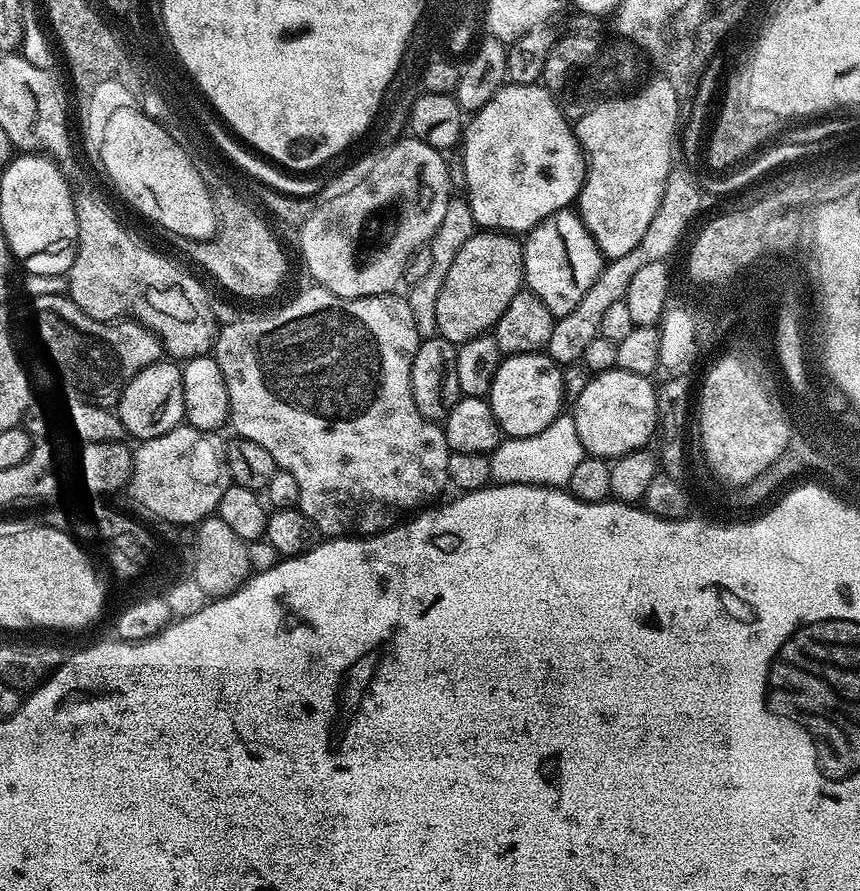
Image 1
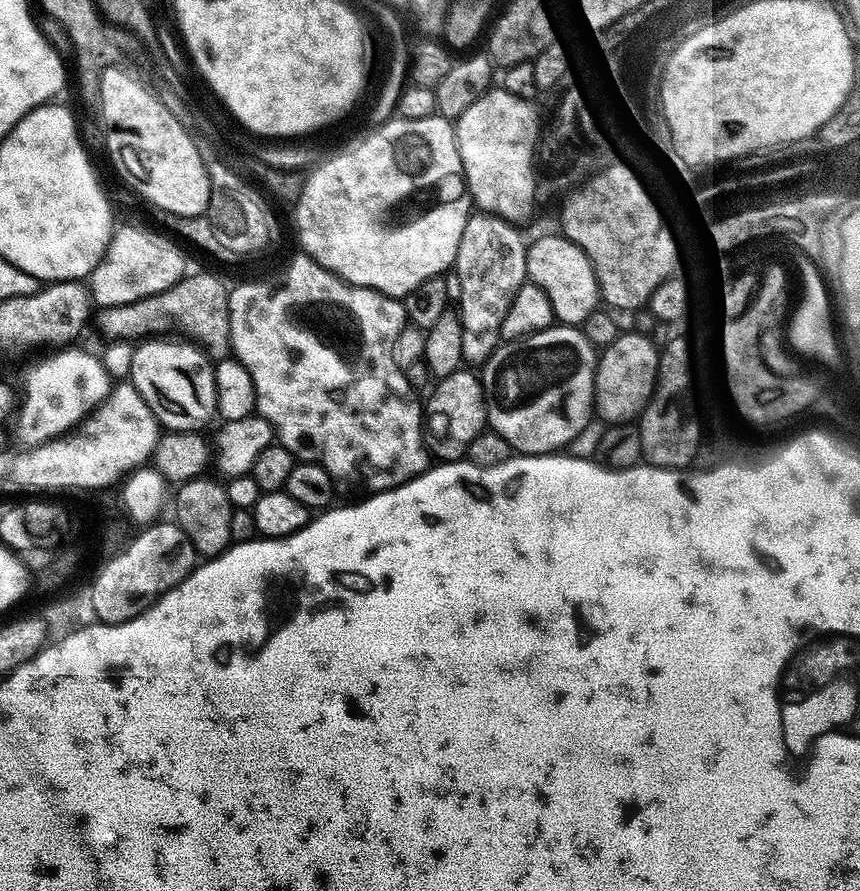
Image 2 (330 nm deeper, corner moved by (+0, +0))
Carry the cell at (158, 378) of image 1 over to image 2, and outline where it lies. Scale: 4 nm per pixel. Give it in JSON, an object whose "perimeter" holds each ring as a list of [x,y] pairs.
{"perimeter":[[[144,338],[135,345],[132,352],[132,376],[130,383],[136,387],[138,394],[150,406],[165,429],[174,432],[194,432],[204,430],[211,422],[216,411],[216,370],[213,361],[208,359],[208,353],[199,344],[188,338],[182,340],[160,340],[164,338]]]}

